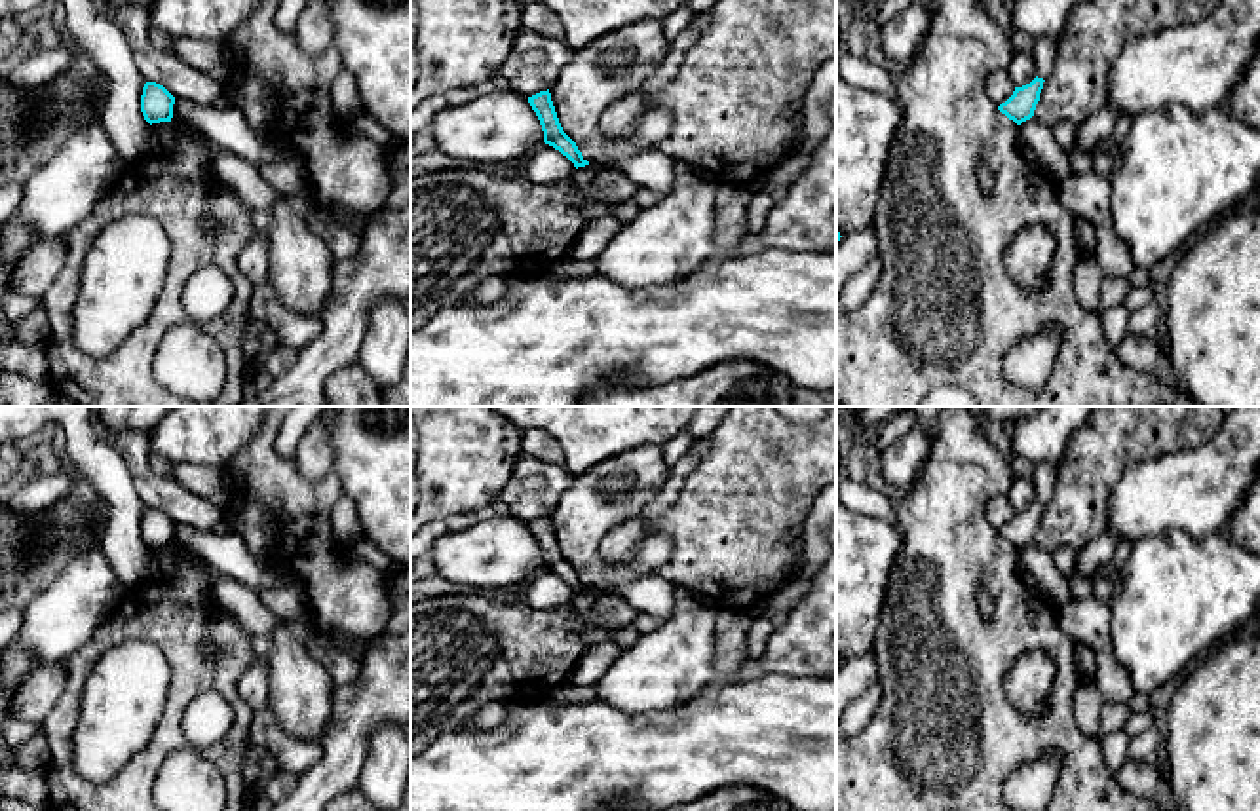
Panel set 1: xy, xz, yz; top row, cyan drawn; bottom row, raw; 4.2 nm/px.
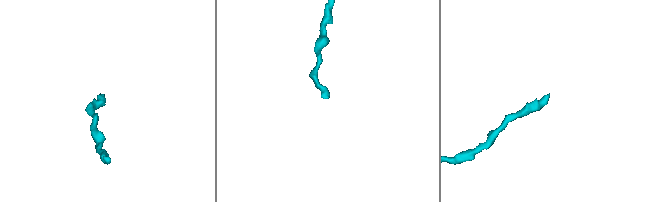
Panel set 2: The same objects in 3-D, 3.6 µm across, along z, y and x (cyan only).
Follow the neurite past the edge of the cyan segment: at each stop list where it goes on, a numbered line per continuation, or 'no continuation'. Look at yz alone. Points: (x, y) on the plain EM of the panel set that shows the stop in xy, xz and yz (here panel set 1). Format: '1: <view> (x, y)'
1: yz (1044, 475)

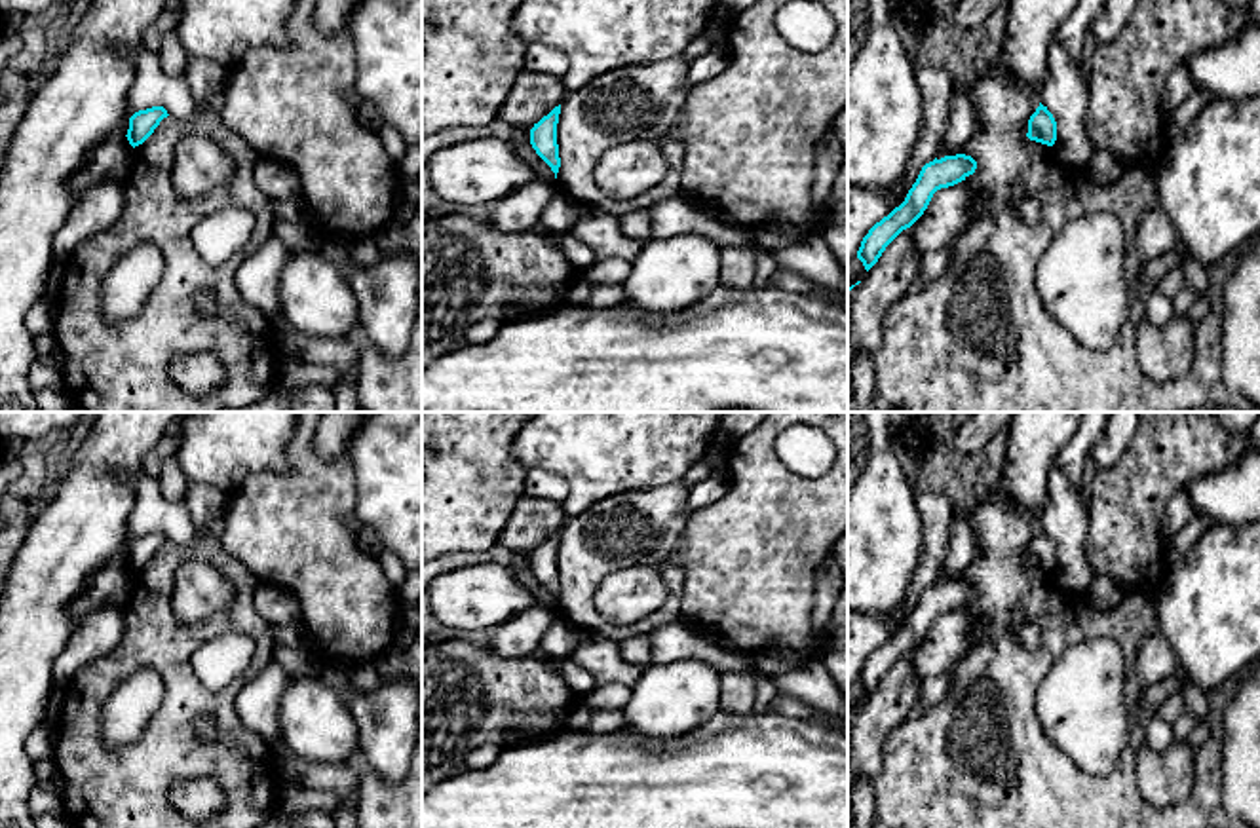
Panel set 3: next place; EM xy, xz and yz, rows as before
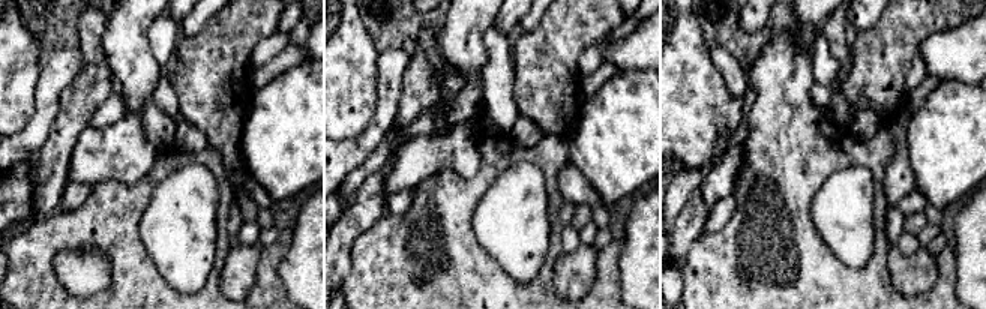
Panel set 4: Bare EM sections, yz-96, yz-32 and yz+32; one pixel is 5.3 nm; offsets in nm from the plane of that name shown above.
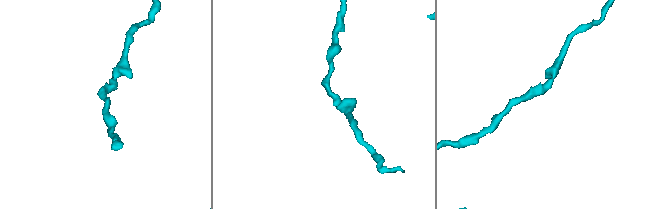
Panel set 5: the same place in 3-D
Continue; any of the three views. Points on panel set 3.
no continuation

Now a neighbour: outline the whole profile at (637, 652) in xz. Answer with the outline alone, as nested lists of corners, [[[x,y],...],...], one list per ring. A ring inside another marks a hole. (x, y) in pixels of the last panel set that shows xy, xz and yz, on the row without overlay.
[[[646,636],[629,638],[618,646],[621,659],[635,667],[646,668],[654,663],[652,644]]]

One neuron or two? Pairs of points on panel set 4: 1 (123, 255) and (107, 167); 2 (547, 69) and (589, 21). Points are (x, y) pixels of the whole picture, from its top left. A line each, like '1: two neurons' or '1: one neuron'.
1: two neurons
2: one neuron

